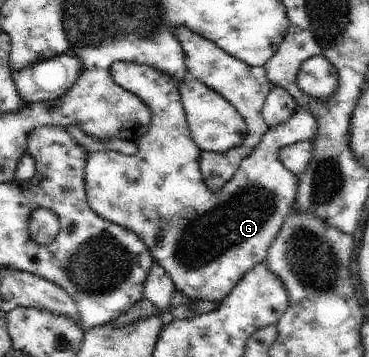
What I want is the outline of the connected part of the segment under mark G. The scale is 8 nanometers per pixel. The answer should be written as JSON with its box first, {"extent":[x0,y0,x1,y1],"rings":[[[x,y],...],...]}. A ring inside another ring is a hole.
{"extent":[84,61,318,300],"rings":[[[120,61],[112,65],[111,71],[119,87],[131,91],[144,101],[152,113],[152,120],[147,133],[138,137],[138,152],[134,155],[114,151],[90,154],[84,167],[86,203],[92,212],[104,220],[133,230],[148,246],[156,264],[172,278],[177,293],[183,294],[188,300],[223,300],[251,268],[265,261],[268,249],[291,212],[300,179],[285,169],[280,160],[280,151],[300,141],[313,142],[318,132],[317,120],[308,109],[298,106],[298,110],[284,124],[268,128],[253,153],[239,164],[231,180],[217,193],[213,193],[205,184],[200,170],[202,152],[192,140],[184,104],[178,92],[181,83],[173,81],[166,73],[136,63]],[[175,214],[179,214],[181,222],[187,220],[183,230],[170,227],[169,222]]]}

